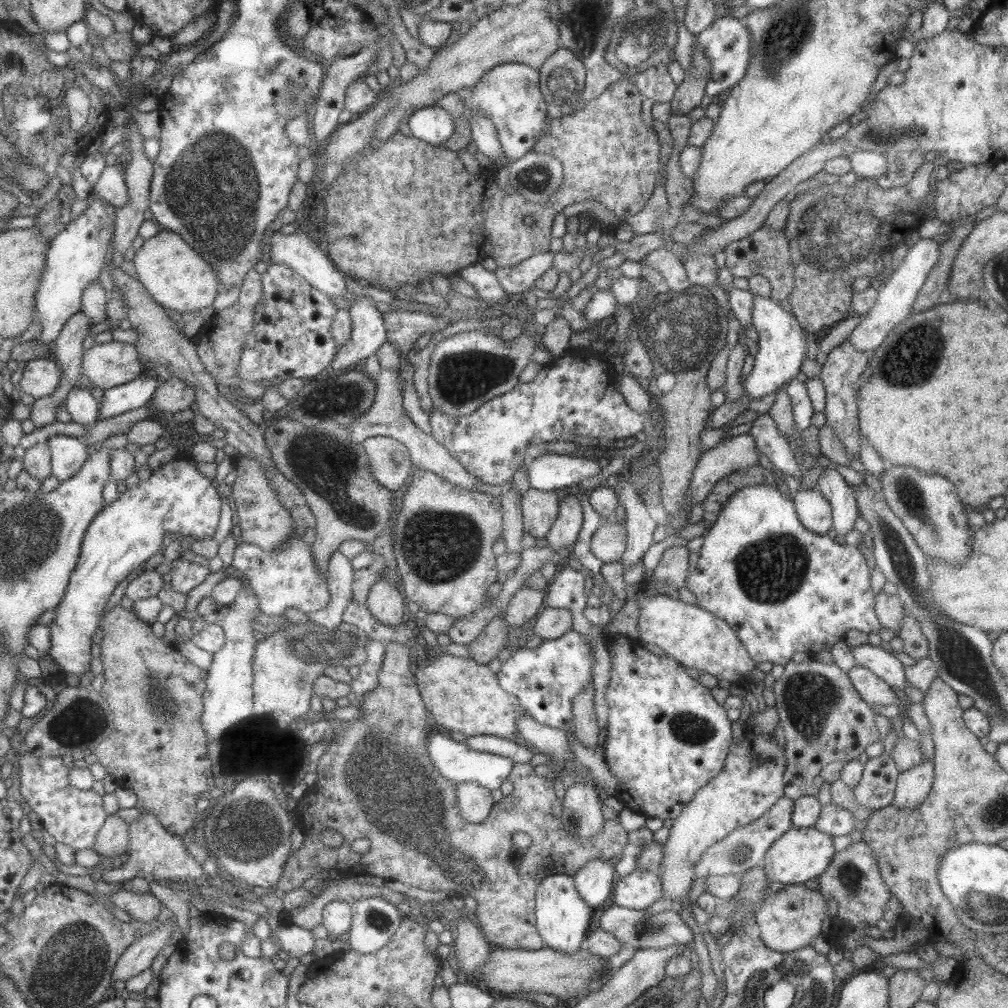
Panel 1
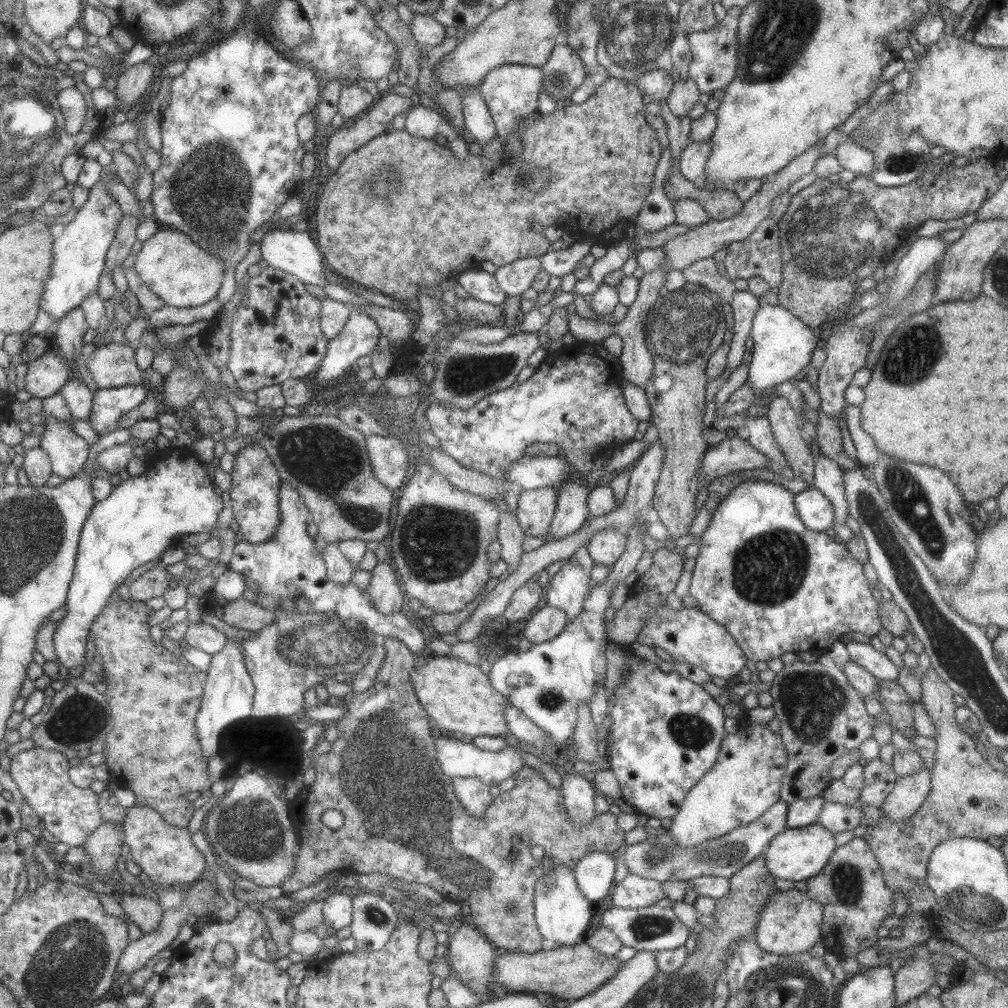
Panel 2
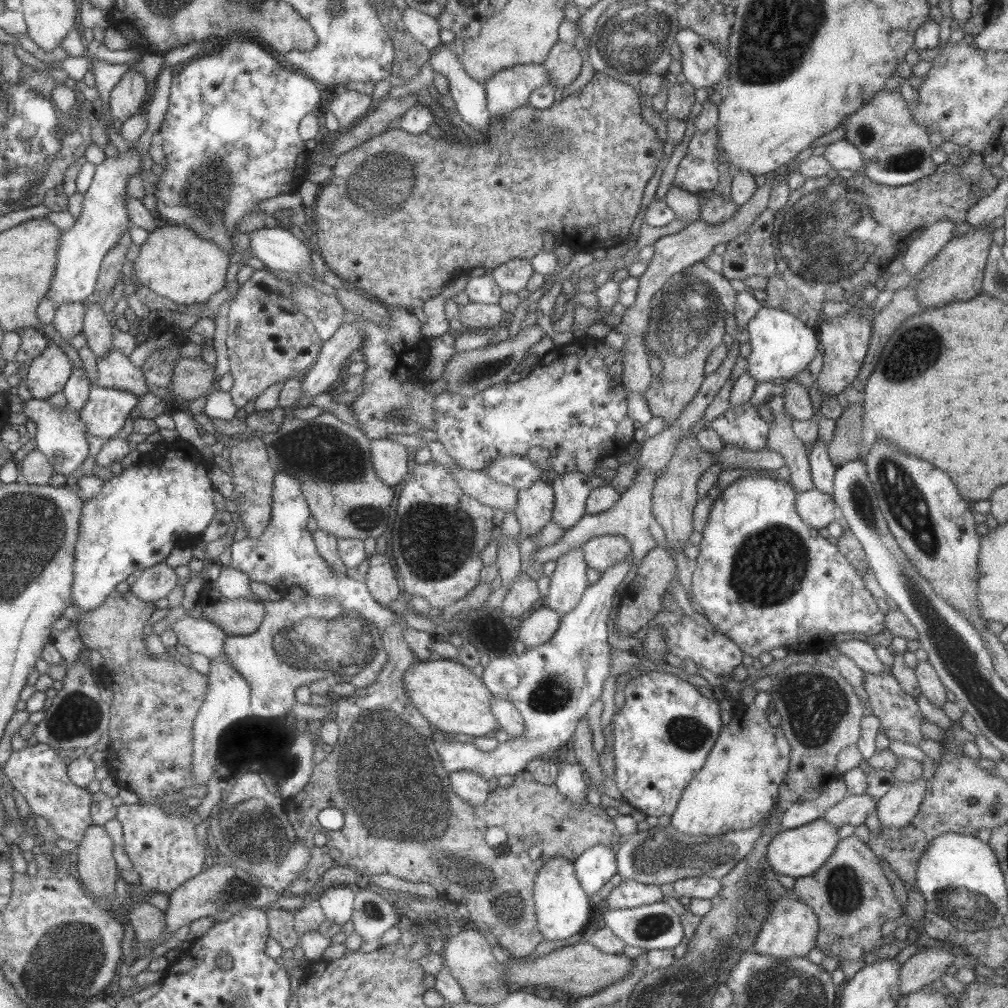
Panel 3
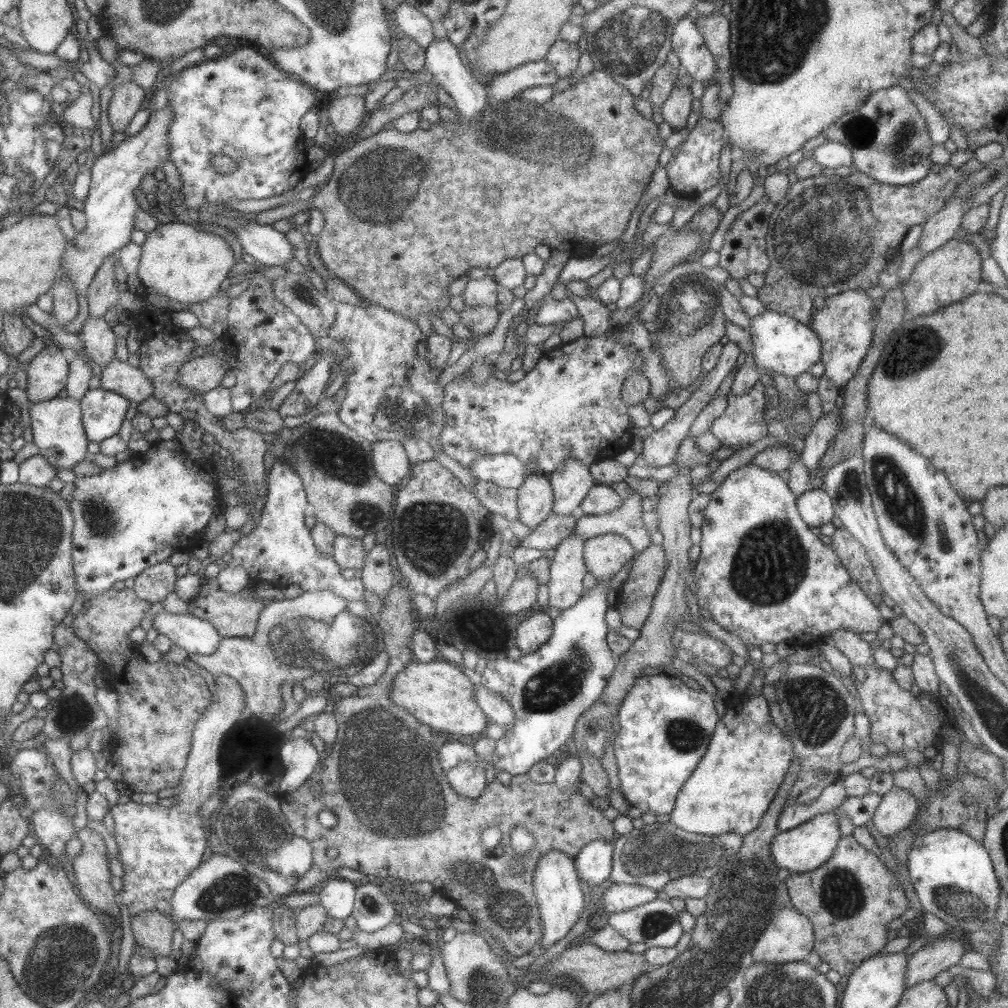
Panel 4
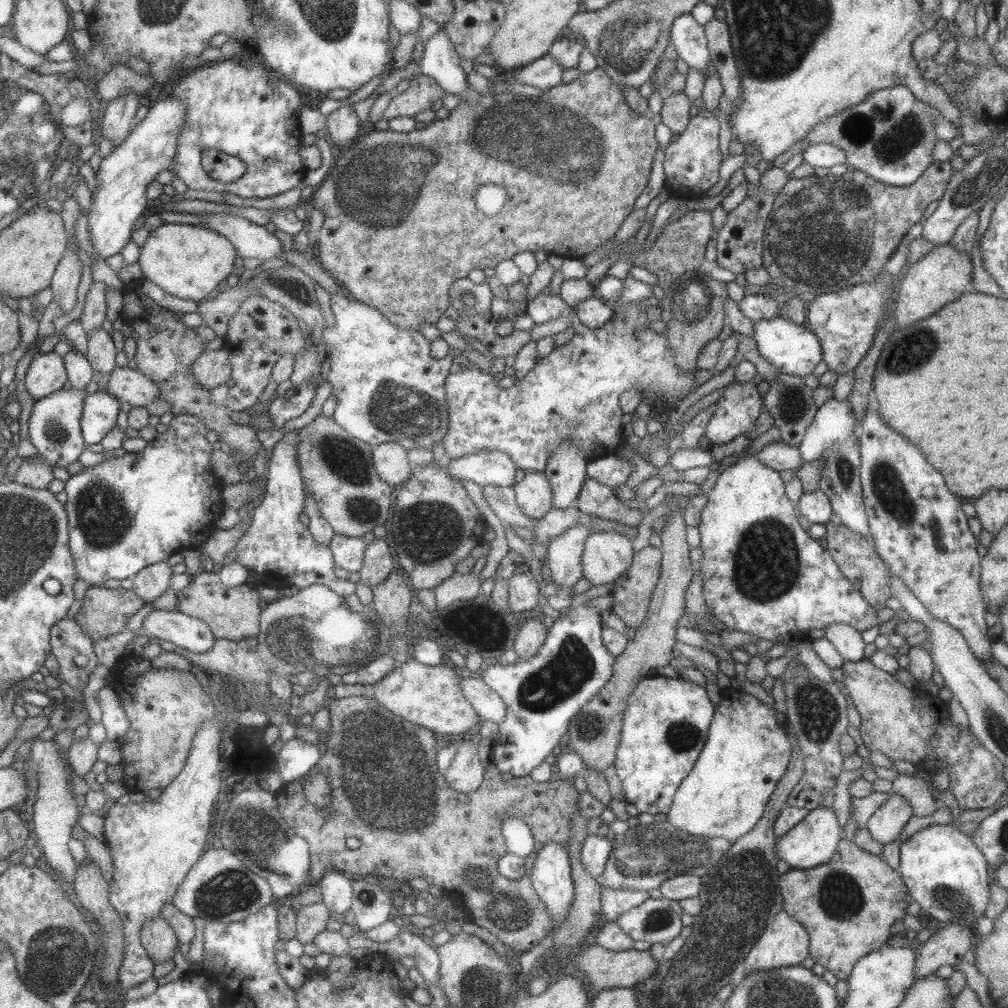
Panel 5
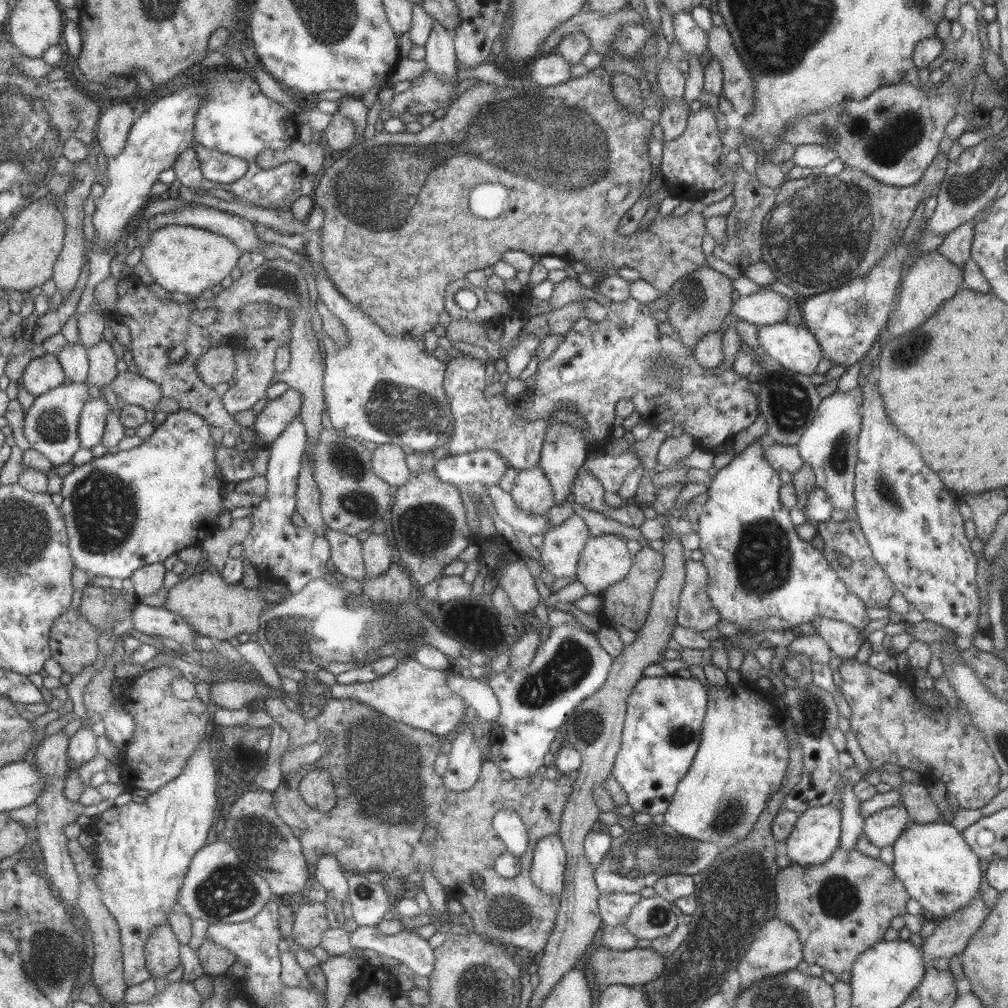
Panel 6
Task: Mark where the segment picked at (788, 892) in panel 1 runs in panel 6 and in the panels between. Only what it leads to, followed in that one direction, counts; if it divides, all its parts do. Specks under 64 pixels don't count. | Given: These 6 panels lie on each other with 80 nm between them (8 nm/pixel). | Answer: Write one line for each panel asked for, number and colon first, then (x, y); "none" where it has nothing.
2: (789, 923)
3: (790, 928)
4: (788, 937)
5: (783, 942)
6: (775, 949)

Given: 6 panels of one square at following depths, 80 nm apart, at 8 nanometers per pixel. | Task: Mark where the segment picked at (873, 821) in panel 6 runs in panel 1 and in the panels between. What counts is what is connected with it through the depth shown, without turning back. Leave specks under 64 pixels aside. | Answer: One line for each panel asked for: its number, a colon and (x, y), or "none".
1: (912, 786)
2: (908, 792)
3: (897, 807)
4: (897, 808)
5: (884, 825)

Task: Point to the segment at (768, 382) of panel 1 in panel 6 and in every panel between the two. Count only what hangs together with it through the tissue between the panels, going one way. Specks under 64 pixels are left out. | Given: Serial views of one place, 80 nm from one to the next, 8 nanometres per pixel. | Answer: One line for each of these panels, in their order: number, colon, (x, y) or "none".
2: (782, 345)
3: (781, 345)
4: (780, 344)
5: (793, 348)
6: (793, 347)

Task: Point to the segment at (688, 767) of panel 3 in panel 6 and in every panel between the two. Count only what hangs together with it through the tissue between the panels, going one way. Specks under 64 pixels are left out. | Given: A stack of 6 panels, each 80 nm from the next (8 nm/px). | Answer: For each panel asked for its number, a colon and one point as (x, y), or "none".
4: (665, 723)
5: (664, 726)
6: (661, 732)

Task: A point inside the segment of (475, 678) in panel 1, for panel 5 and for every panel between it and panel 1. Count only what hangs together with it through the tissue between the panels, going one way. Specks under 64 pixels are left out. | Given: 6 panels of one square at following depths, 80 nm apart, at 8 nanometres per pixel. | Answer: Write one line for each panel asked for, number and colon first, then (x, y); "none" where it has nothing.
2: (457, 697)
3: (448, 695)
4: (437, 694)
5: (428, 696)

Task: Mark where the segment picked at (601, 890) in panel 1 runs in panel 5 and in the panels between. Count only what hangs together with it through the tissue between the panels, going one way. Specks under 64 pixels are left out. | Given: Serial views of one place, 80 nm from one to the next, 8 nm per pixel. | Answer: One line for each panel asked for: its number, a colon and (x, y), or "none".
2: (593, 873)
3: (595, 866)
4: (592, 863)
5: (595, 849)

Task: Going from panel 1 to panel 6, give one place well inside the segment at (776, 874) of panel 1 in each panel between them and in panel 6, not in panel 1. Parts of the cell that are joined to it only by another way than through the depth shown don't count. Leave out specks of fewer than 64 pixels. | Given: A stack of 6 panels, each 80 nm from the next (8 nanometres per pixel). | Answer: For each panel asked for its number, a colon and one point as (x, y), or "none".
2: (796, 854)
3: (797, 852)
4: (802, 849)
5: (812, 841)
6: (815, 835)

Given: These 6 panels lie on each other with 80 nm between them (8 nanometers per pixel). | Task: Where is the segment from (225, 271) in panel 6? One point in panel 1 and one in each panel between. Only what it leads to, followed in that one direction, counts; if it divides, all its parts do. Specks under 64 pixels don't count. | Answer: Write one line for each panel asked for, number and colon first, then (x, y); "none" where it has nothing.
1: (176, 277)
2: (182, 274)
3: (173, 262)
4: (187, 265)
5: (188, 261)

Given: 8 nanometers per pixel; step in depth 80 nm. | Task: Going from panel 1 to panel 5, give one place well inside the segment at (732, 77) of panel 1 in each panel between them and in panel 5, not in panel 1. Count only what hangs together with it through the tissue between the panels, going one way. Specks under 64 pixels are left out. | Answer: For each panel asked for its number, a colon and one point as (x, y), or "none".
2: (713, 53)
3: (702, 64)
4: (686, 41)
5: (688, 37)

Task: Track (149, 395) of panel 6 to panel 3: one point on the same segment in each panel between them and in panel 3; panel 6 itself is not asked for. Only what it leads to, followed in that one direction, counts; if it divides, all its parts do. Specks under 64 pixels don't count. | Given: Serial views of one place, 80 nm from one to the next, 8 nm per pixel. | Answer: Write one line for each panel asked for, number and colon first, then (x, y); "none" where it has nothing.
3: (114, 370)
4: (128, 381)
5: (127, 385)

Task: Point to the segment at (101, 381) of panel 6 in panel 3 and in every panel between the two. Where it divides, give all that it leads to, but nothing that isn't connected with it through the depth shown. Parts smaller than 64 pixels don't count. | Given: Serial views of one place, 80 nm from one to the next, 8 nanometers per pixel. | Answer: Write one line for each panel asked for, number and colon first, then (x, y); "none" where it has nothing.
3: (95, 326)
4: (99, 341)
5: (100, 352)

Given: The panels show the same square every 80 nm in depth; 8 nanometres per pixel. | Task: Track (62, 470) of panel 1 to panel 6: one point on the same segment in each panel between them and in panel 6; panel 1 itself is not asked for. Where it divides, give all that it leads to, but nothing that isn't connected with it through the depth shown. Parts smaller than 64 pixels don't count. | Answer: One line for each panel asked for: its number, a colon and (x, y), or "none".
2: (67, 451)
3: (60, 435)
4: (57, 434)
5: (53, 429)
6: (50, 424)

